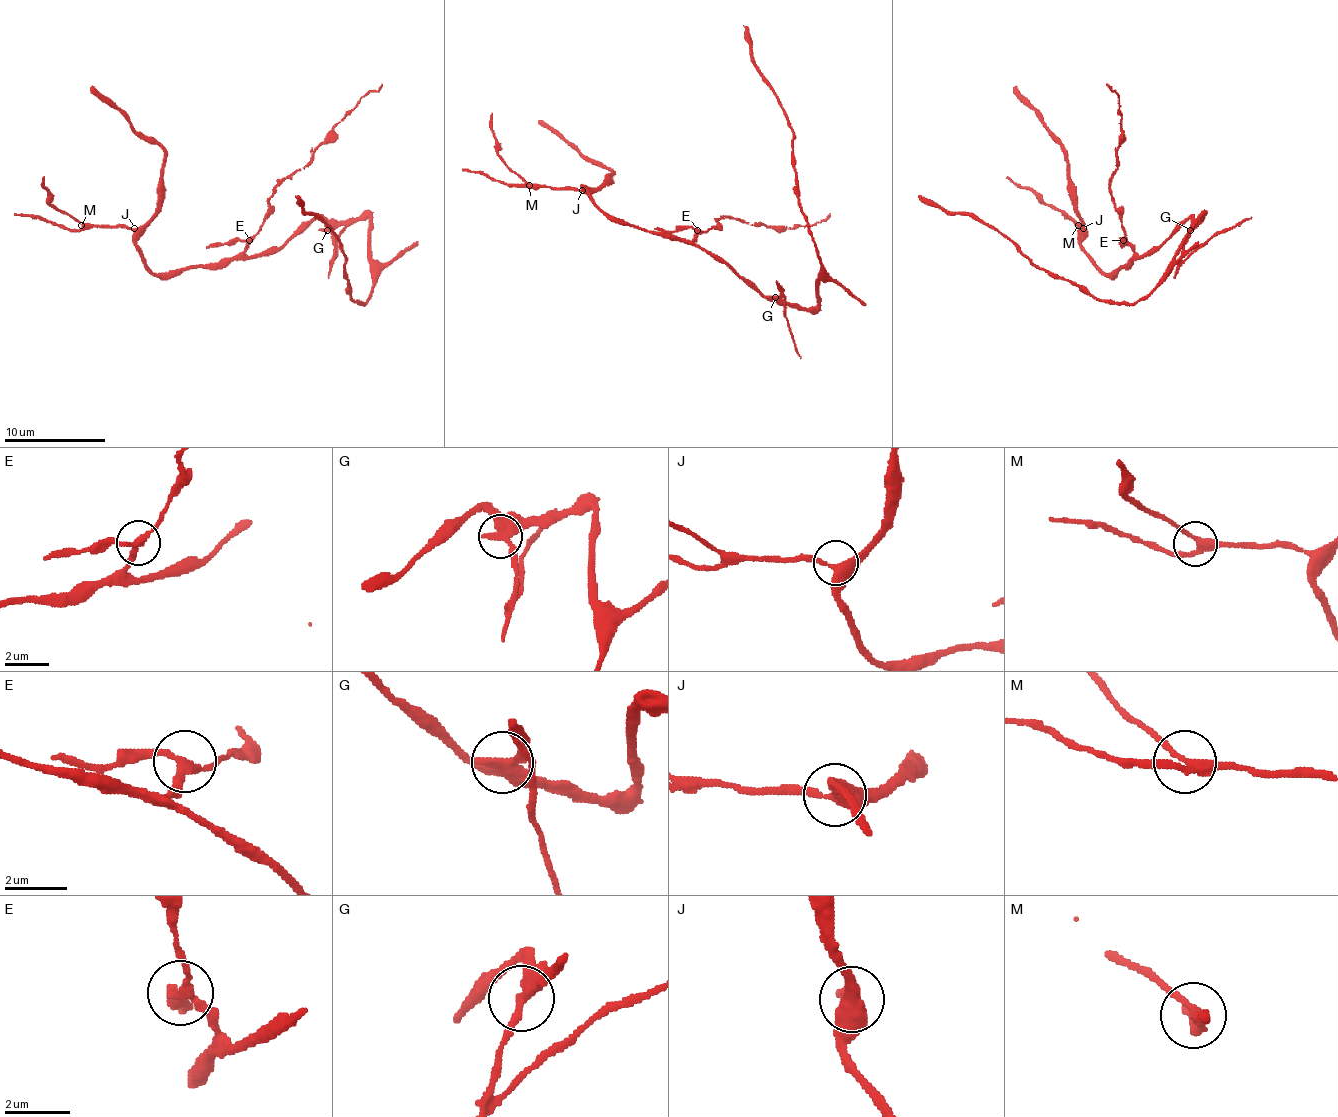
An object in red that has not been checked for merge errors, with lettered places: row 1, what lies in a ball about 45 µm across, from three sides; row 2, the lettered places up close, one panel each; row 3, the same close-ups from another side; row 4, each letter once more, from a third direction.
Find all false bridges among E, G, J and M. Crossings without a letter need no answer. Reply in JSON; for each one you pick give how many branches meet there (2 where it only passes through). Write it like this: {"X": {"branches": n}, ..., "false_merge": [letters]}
{"E": {"branches": 3}, "G": {"branches": 3}, "false_merge": ["E", "G"]}

